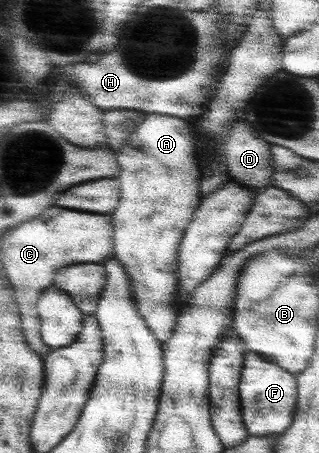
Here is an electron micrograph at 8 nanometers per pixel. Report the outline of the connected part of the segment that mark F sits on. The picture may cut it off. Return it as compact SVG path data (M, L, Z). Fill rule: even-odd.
M250 353L245 362L242 378L239 383L239 397L243 404L243 421L252 436L286 431L294 421L298 409L297 375L279 367L271 361L264 361L260 355ZM248 365L248 367L246 367Z

